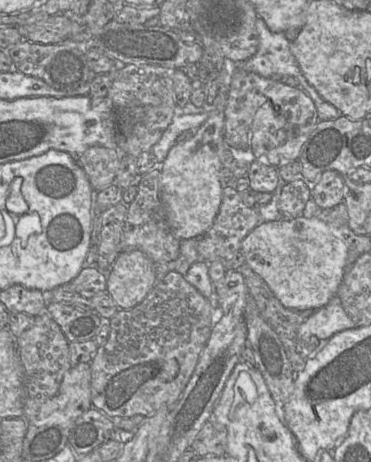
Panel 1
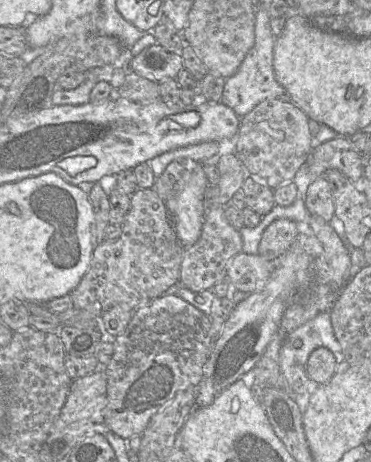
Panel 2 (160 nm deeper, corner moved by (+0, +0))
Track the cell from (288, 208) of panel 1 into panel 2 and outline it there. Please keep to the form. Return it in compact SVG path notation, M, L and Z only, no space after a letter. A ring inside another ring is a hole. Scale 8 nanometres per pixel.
M280 218L265 229L259 243L258 254L266 258L279 259L298 235L295 221Z

